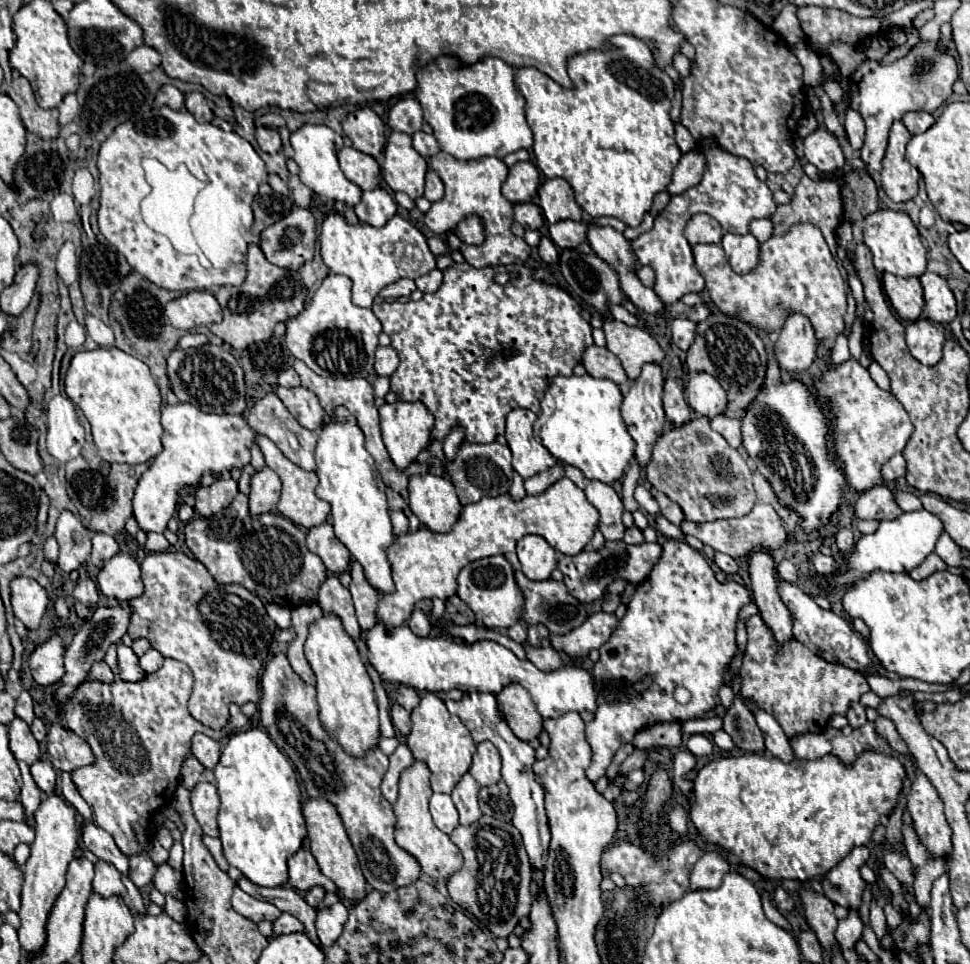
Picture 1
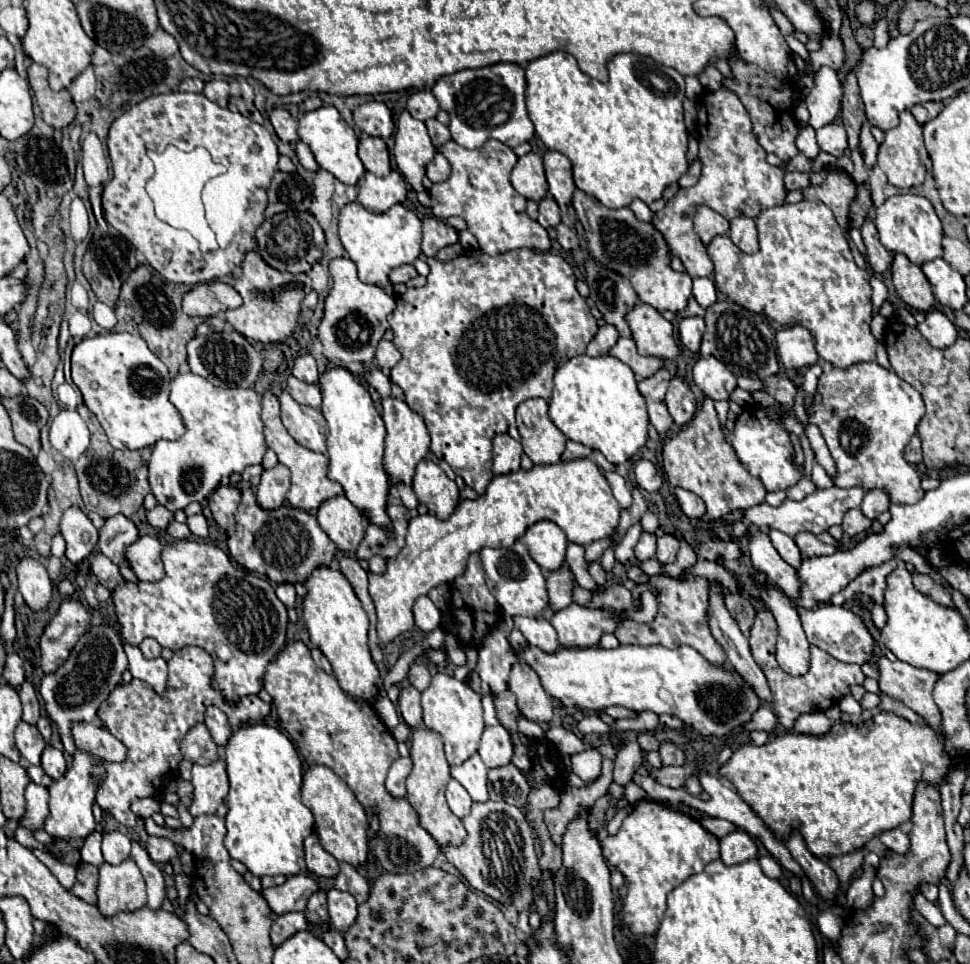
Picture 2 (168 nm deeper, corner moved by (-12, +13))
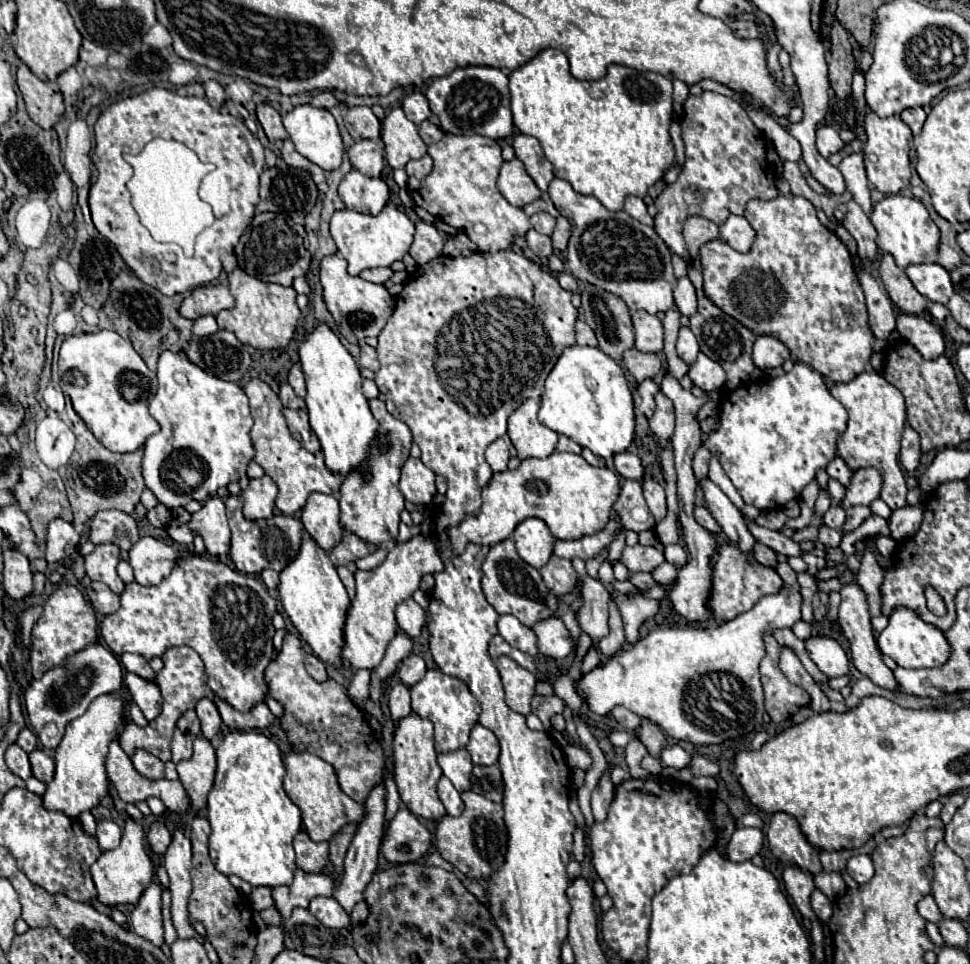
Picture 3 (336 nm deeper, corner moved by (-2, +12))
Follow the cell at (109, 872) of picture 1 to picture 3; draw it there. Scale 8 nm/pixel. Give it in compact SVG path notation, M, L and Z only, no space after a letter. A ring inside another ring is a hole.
M103 820L97 824L97 842L101 846L101 852L107 852L107 850L115 850L121 842L121 828L111 822L111 820Z

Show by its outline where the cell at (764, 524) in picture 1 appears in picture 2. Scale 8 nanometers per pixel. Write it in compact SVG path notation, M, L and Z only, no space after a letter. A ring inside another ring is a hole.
M829 487L829 489L821 489L815 491L813 495L805 497L803 501L791 501L787 499L781 507L769 507L767 503L755 505L749 511L745 511L743 521L739 521L739 525L735 525L735 537L745 537L747 535L747 525L759 525L759 529L767 531L769 527L775 527L779 531L783 531L789 537L795 537L801 531L809 531L809 533L823 533L827 531L831 525L839 525L843 515L849 509L857 509L865 497L869 489L865 487L851 487L851 489L839 489L839 487Z

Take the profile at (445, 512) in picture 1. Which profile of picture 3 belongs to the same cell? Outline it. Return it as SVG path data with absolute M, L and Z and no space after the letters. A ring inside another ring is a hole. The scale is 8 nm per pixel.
M409 458L401 468L399 490L403 492L407 502L429 506L433 496L437 494L435 474L419 458Z

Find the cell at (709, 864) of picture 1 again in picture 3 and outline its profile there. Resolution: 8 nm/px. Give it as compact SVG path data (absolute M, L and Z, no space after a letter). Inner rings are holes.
M737 828L725 848L727 860L745 862L751 860L763 846L763 832L759 828Z

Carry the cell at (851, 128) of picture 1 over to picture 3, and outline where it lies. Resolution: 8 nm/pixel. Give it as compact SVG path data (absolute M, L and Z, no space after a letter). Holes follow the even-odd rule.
M859 152L847 154L841 160L839 170L845 176L845 184L847 184L847 190L853 194L853 200L869 216L871 214L871 198L869 198L869 182L867 182L867 174L865 174L863 154L859 154Z

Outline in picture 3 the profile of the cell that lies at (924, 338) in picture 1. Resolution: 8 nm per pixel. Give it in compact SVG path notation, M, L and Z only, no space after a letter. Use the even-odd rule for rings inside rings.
M897 314L895 316L895 330L911 342L923 358L937 358L945 350L945 340L941 330L927 318L921 316L909 316L909 314Z

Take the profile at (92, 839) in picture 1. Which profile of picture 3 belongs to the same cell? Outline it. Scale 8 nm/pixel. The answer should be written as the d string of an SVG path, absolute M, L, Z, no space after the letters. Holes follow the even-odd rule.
M151 882L145 890L141 900L129 912L131 928L153 942L155 946L163 944L163 920L161 920L161 886Z

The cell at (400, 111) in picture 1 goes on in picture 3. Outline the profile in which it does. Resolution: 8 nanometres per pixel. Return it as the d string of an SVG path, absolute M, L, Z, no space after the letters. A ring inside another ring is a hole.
M413 92L403 100L403 112L415 124L421 124L423 120L427 120L431 116L429 102L421 92Z

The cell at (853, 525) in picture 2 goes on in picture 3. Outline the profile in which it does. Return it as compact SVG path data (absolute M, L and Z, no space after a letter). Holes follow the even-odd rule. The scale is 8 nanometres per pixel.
M833 504L833 506L825 512L825 516L823 516L823 524L829 526L829 528L833 528L833 530L841 530L841 526L845 524L845 510L843 510L841 506Z

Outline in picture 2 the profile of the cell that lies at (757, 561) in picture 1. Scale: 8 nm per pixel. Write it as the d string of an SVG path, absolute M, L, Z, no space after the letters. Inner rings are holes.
M775 585L761 589L761 597L779 627L777 661L781 669L789 675L805 675L809 671L809 641L803 633L797 609Z

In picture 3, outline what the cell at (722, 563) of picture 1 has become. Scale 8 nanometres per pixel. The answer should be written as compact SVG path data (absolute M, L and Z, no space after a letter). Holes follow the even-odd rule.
M673 544L673 546L667 546L667 548L665 548L665 560L671 562L675 568L685 566L685 558L687 558L687 552L685 552L685 548L679 546L679 544Z

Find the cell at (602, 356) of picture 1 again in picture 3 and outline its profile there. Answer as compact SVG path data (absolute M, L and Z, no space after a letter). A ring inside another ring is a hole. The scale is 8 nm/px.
M629 348L623 354L621 366L637 378L637 382L643 382L645 378L655 378L661 372L661 360L657 354L643 354L637 348Z

